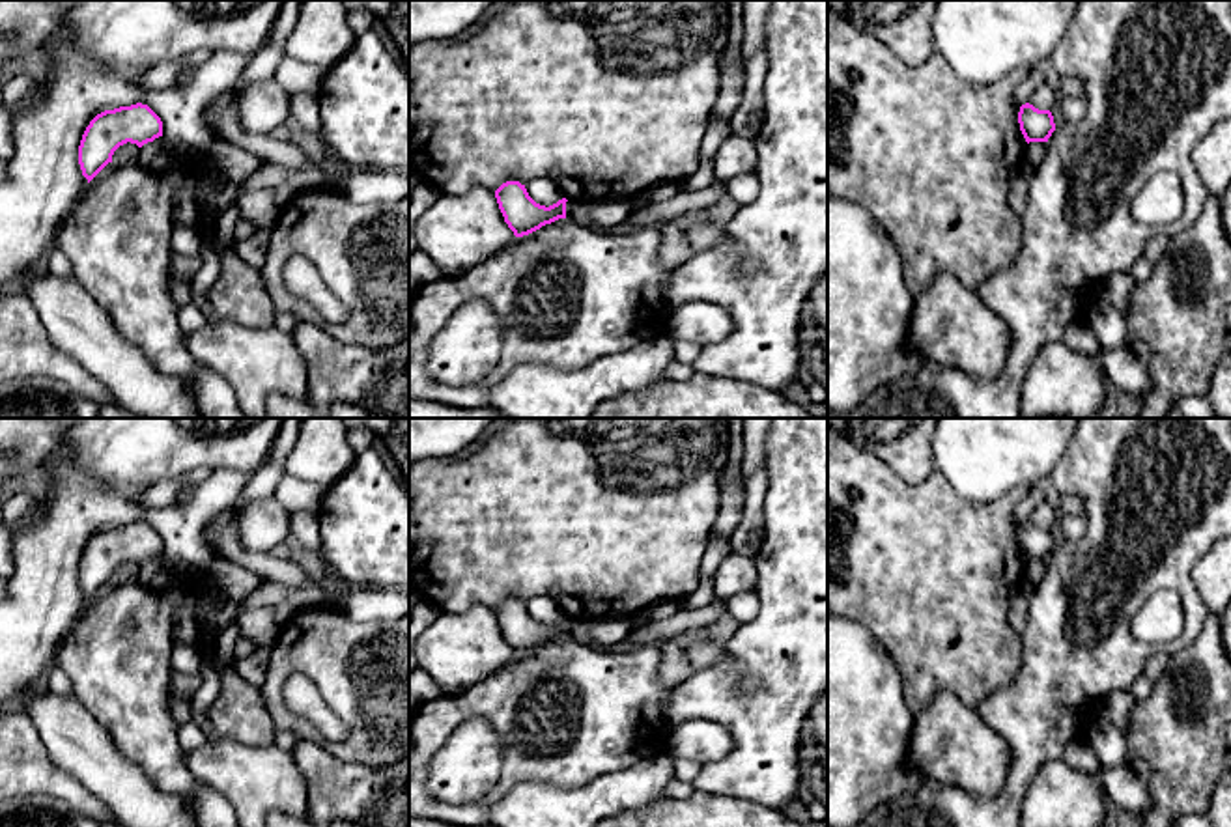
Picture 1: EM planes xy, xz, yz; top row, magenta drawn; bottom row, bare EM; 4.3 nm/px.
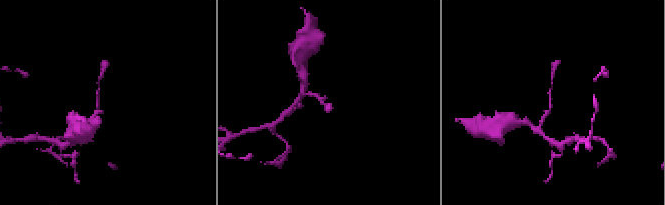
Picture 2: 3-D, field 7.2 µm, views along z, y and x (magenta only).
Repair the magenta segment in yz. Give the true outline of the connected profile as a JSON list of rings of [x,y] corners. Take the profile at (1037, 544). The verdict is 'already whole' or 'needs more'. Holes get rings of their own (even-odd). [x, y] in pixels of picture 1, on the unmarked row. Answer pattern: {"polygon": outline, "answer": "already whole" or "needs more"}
{"polygon": [[[1026,521],[1018,530],[1020,549],[1026,560],[1048,560],[1055,549],[1054,534],[1050,528],[1039,528],[1033,523]]], "answer": "already whole"}

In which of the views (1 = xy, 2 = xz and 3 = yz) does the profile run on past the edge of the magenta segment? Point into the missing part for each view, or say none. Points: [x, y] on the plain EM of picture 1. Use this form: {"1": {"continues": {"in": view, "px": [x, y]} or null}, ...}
{"1": {"continues": null}, "2": {"continues": null}, "3": {"continues": null}}

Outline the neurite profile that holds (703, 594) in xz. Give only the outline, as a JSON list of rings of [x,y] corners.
[[[699,577],[699,586],[686,596],[680,605],[682,609],[697,610],[708,607],[714,599],[714,582],[706,577]]]

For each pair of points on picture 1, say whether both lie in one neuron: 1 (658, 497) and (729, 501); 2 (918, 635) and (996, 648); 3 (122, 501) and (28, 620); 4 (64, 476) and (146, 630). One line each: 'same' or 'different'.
1: different
2: same
3: same
4: different

